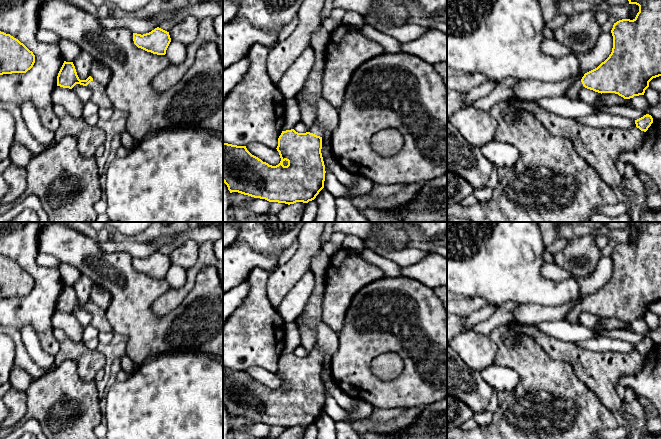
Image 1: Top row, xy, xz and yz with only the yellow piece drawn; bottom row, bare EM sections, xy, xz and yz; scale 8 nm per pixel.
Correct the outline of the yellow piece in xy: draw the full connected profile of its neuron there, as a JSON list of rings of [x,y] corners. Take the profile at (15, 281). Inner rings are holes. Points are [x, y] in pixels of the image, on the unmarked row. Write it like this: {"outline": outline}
{"outline": [[[0,255],[0,299],[26,297],[35,287],[35,279],[10,258]]]}

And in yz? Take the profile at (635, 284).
{"outline": [[[627,222],[629,228],[639,230],[633,244],[622,243],[611,254],[613,272],[609,281],[597,292],[584,298],[565,316],[570,324],[579,324],[579,316],[587,312],[598,317],[615,317],[624,323],[644,319],[649,306],[661,300],[661,222]]]}

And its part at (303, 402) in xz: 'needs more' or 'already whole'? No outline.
needs more

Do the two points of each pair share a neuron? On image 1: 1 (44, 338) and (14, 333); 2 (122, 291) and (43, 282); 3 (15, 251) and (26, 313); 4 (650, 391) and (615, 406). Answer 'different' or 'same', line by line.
1: different
2: different
3: same
4: different

